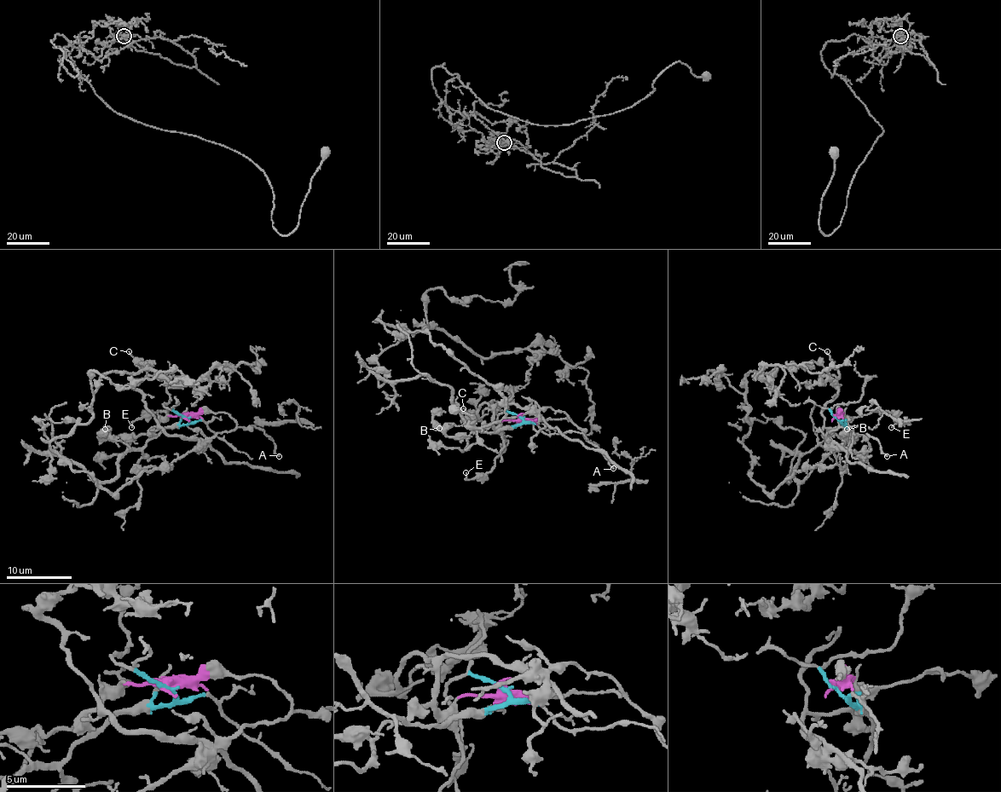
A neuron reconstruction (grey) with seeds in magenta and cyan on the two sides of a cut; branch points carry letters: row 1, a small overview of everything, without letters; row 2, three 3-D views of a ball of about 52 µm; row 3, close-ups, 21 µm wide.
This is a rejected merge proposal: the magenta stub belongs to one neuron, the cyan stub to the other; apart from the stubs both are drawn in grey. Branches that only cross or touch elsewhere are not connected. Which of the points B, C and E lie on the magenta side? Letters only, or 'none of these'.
B, C, E

